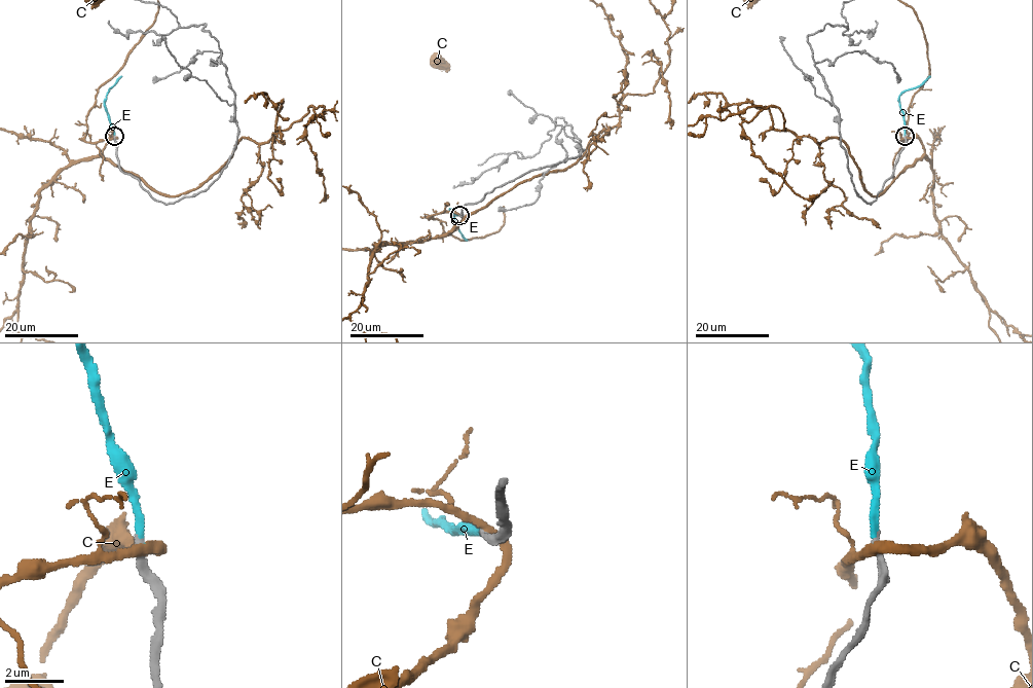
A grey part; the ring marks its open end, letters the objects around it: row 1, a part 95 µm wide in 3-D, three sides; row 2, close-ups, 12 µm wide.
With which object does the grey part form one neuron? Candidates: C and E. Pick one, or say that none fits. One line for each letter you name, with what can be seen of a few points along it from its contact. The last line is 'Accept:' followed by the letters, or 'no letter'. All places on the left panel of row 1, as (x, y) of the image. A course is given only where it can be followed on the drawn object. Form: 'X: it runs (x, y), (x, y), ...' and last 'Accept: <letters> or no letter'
E: it runs (114, 137), (104, 104), (110, 88), (121, 76)
Accept: E

